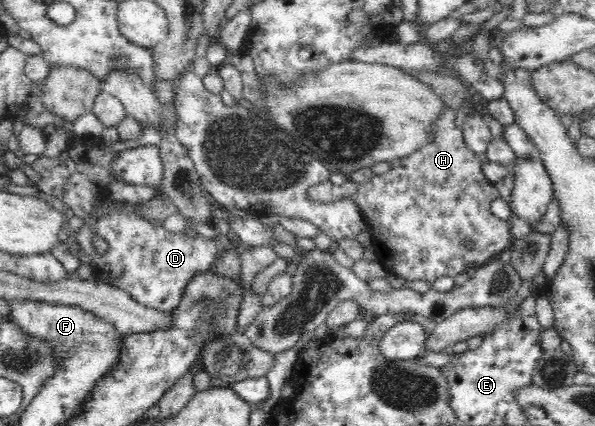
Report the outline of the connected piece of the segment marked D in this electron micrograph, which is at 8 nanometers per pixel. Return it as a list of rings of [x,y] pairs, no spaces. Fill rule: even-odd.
[[[114,203],[114,211],[102,216],[94,225],[77,231],[73,239],[90,255],[94,263],[95,281],[107,283],[128,293],[137,303],[162,312],[176,310],[182,302],[184,289],[198,273],[213,269],[216,261],[216,241],[198,237],[185,237],[181,233],[166,231],[163,223],[153,223],[137,214],[130,203]],[[100,236],[110,247],[105,254],[98,254],[94,237]]]

